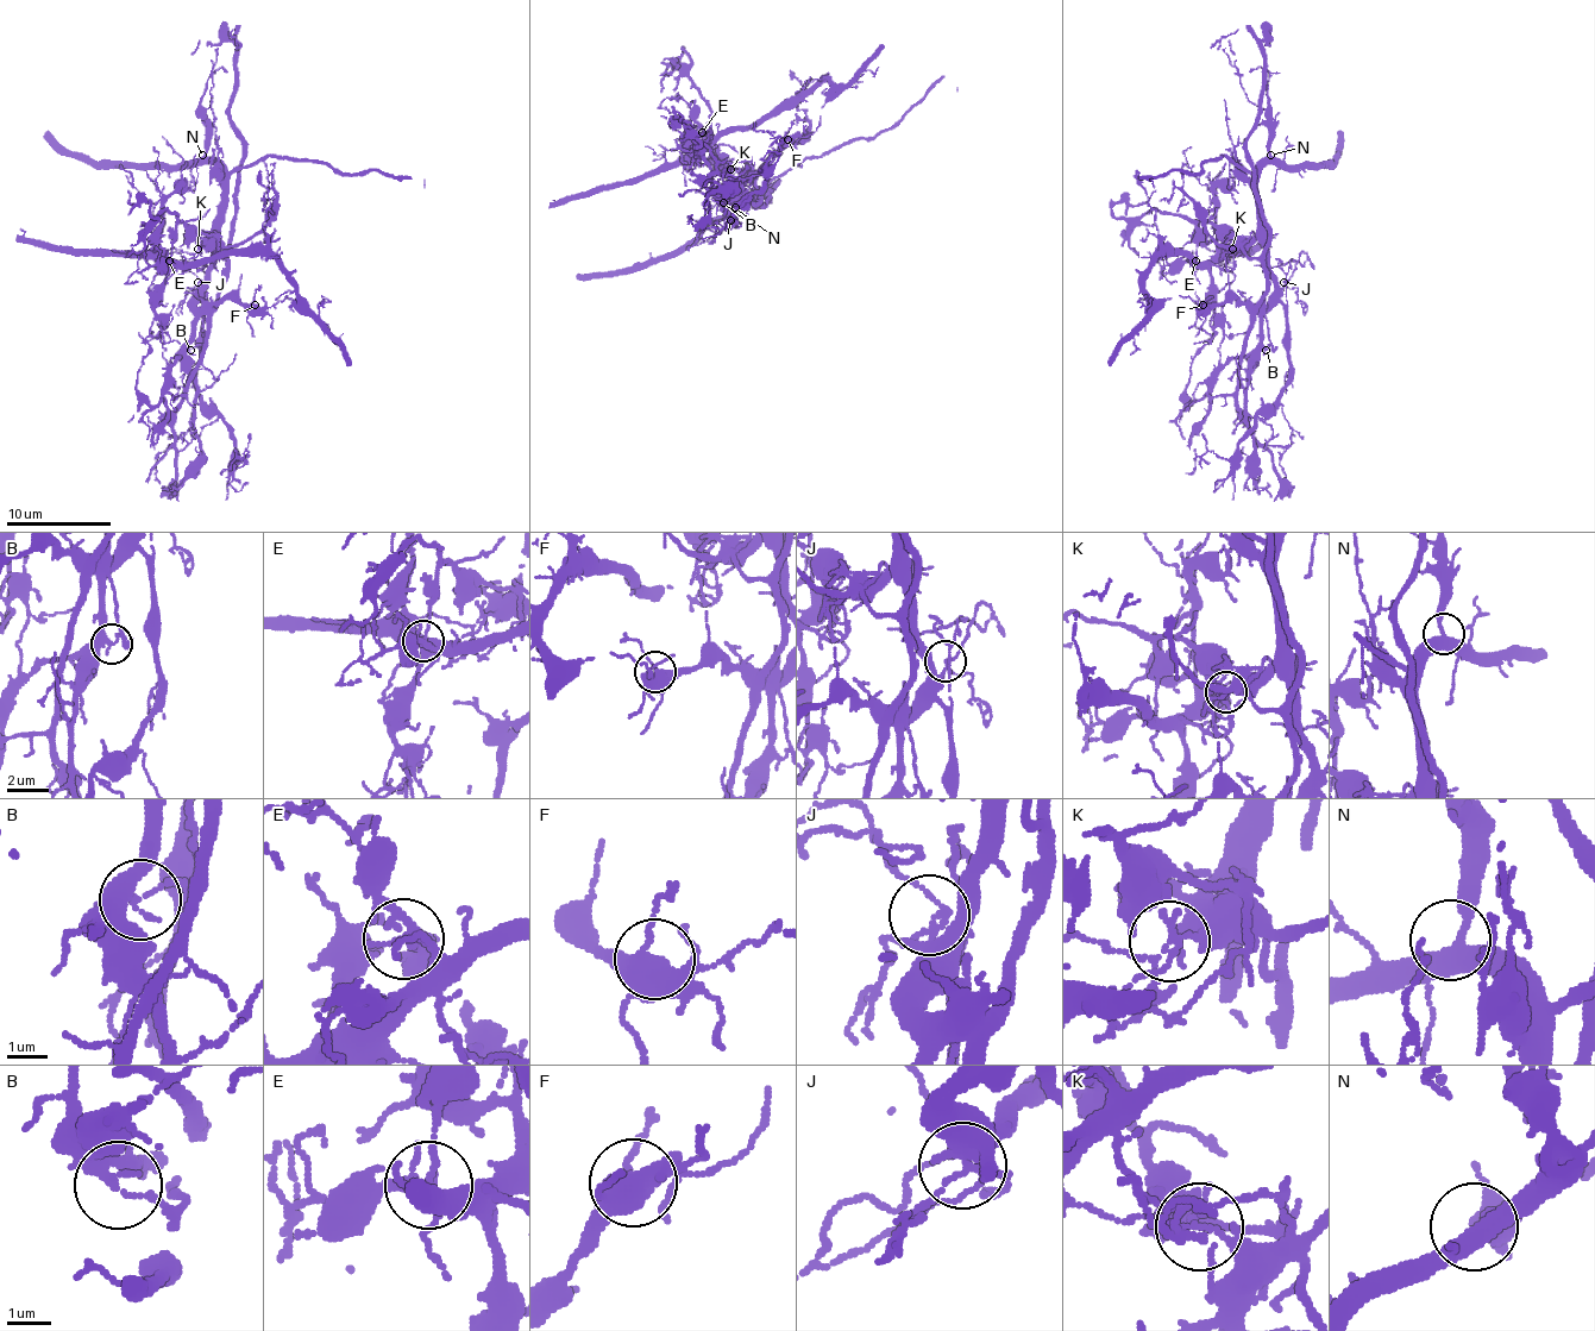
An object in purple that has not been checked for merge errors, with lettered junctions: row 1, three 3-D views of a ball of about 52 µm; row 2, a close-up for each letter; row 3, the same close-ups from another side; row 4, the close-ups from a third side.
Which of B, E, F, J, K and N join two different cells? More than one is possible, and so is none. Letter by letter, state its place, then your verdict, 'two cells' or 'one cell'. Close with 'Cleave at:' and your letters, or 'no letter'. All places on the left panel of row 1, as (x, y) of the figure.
B: (190, 350) | two cells
E: (169, 261) | two cells
F: (255, 305) | one cell
J: (198, 282) | one cell
K: (198, 249) | two cells
N: (202, 155) | one cell
Cleave at: B, E, K

